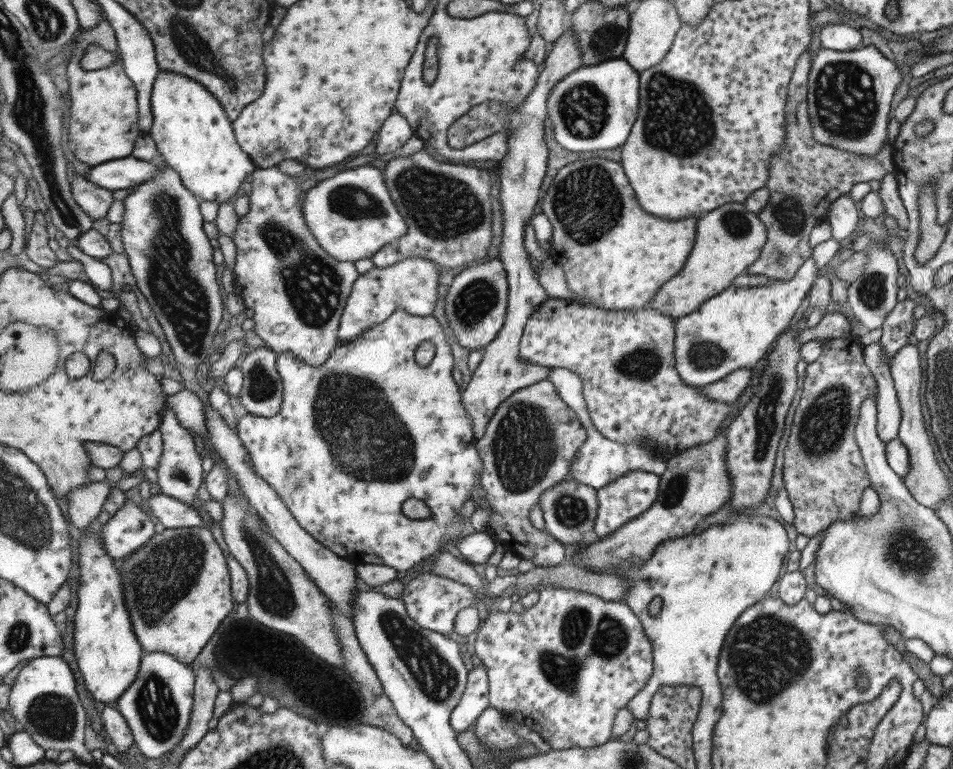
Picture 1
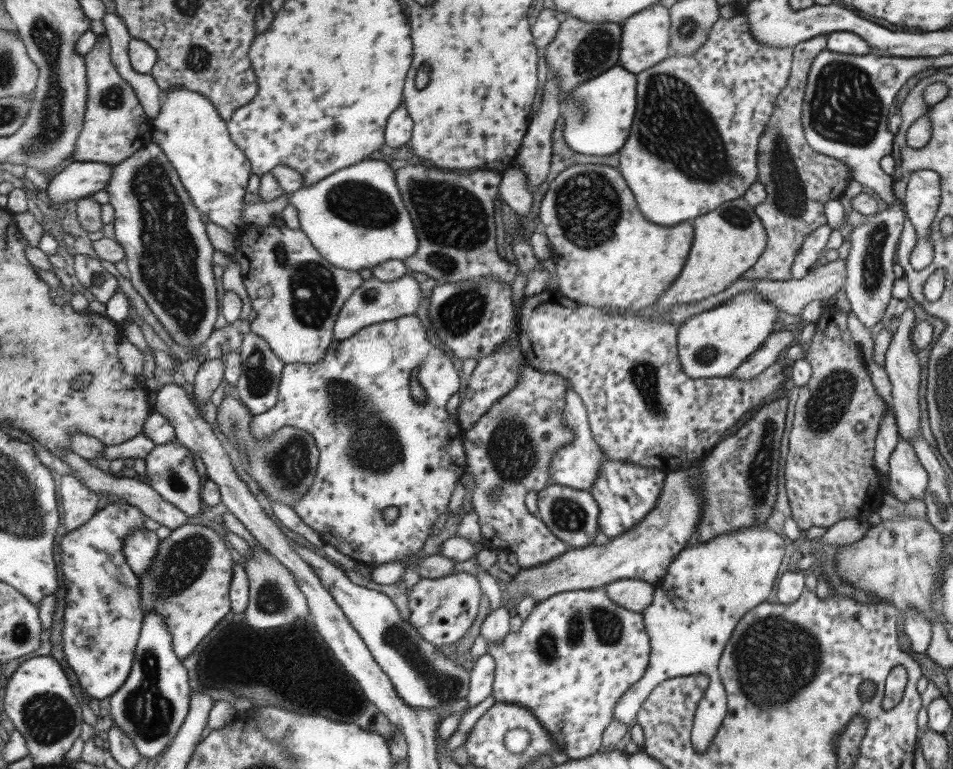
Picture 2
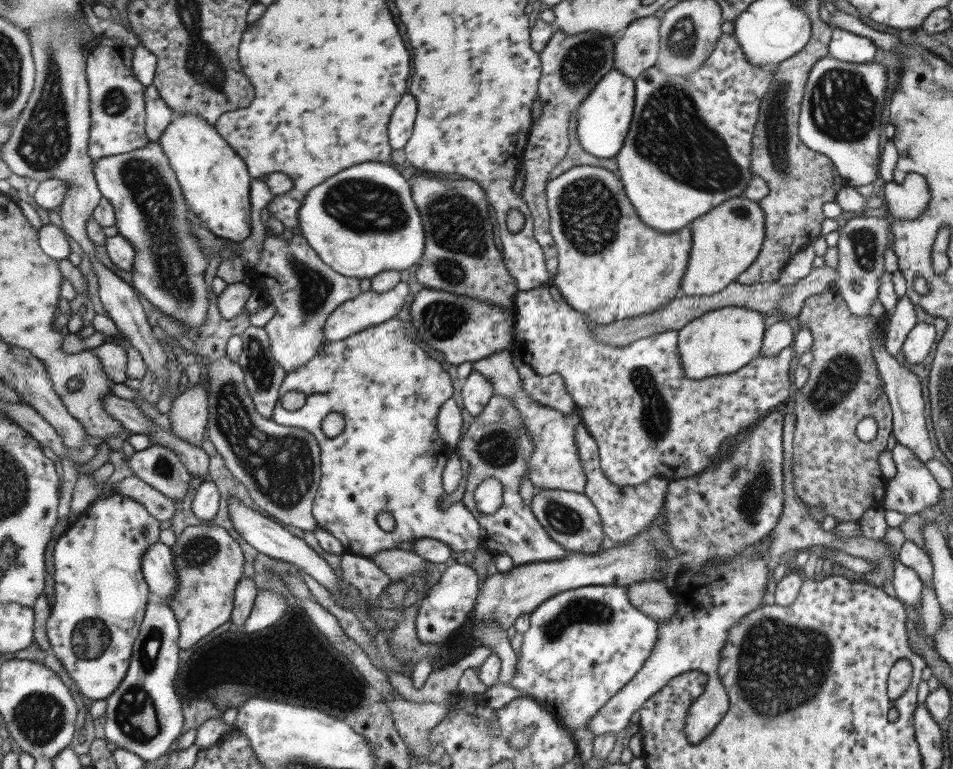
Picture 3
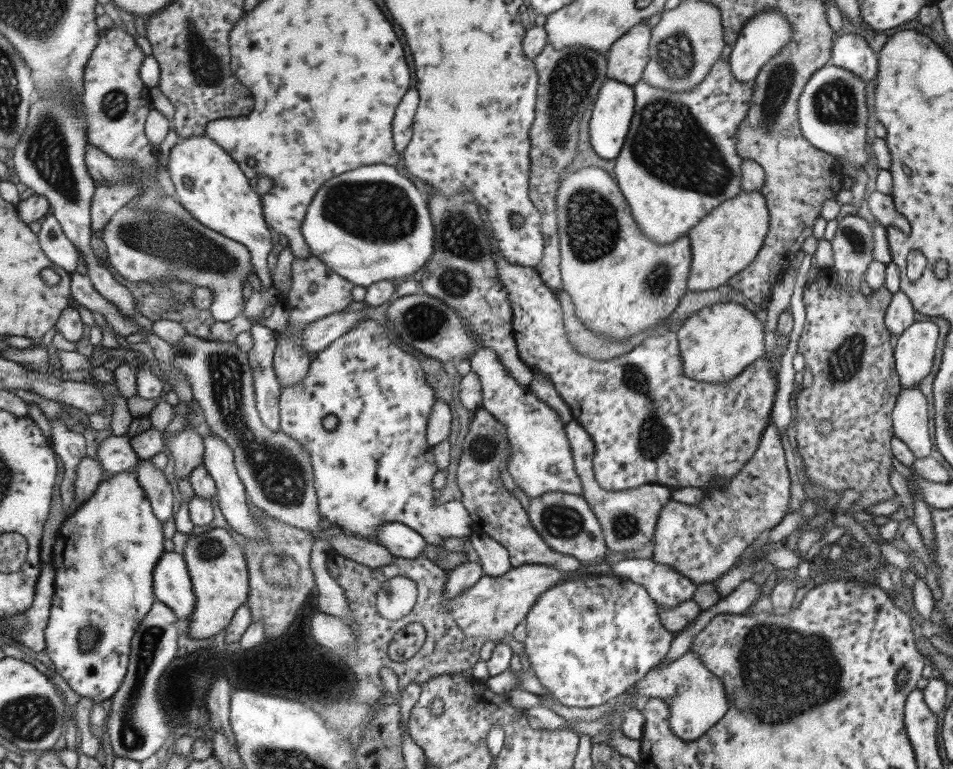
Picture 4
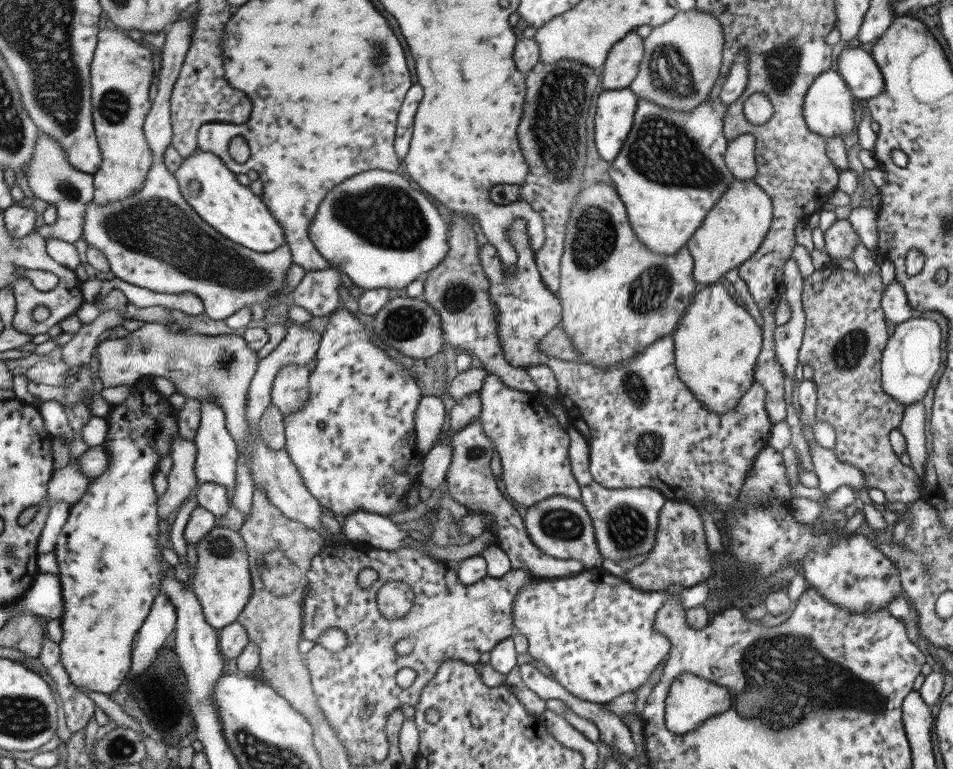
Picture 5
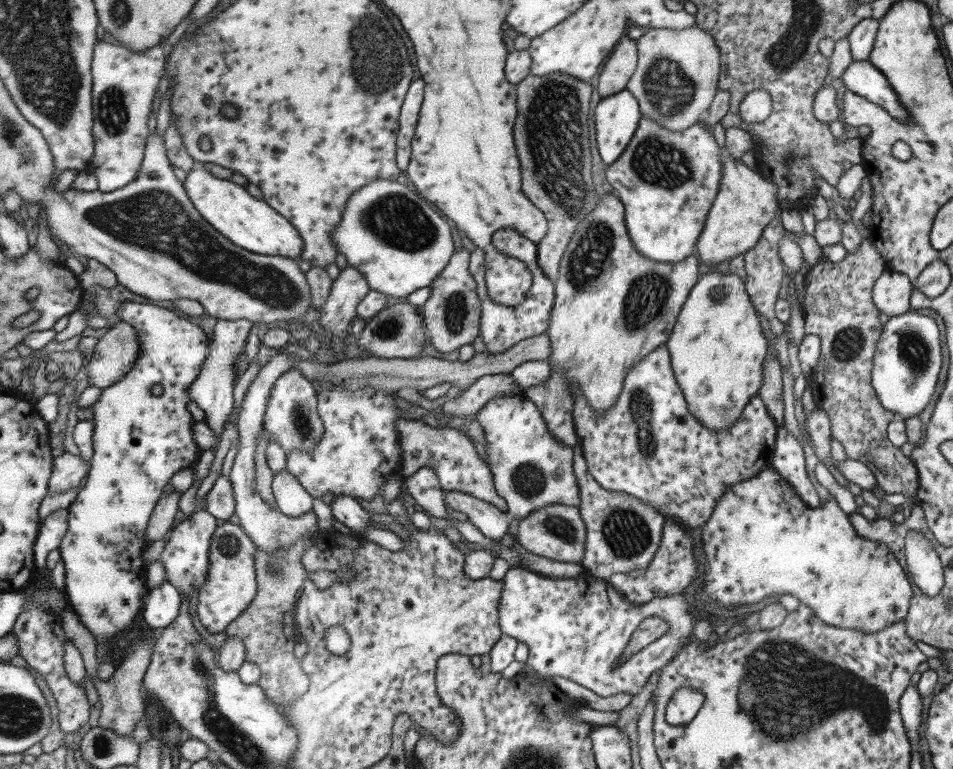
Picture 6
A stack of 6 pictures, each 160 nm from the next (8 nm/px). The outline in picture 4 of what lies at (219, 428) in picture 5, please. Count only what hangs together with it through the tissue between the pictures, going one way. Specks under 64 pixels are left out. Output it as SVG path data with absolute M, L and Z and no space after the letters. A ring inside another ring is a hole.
M208 433L202 438L203 454L202 462L207 475L214 480L216 486L217 506L219 506L223 518L227 521L229 526L237 533L256 541L264 541L264 530L258 526L256 518L249 515L247 504L245 503L246 494L243 483L236 474L235 466L233 466L233 453L231 449L213 433Z

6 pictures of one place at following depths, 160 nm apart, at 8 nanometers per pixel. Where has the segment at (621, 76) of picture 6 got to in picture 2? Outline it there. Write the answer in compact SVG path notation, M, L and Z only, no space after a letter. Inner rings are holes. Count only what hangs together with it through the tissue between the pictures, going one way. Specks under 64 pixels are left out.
M652 4L627 17L620 25L619 62L617 62L617 65L636 75L638 72L667 58L669 55L669 25L668 10L658 4Z

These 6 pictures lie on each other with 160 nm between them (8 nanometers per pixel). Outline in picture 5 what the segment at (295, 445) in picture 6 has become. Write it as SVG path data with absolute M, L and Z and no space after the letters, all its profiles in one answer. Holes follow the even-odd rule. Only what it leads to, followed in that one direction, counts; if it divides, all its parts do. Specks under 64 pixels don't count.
M290 364L280 368L275 375L270 388L270 404L276 406L282 418L299 410L305 404L308 397L308 376L310 371L310 366Z

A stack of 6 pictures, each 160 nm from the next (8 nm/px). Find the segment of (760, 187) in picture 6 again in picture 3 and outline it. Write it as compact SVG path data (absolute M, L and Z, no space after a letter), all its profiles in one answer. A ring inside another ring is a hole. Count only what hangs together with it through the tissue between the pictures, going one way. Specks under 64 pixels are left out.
M742 196L721 202L690 225L687 267L680 280L680 294L710 295L723 290L747 269L758 256L764 239L764 216L757 202Z

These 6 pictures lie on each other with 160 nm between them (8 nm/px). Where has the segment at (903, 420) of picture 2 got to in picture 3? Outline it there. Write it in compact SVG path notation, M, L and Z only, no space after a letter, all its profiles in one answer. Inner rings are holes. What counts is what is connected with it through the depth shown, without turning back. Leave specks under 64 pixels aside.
M905 295L897 297L897 302L887 318L889 324L883 340L883 347L893 357L899 354L909 330L916 326L912 302Z

